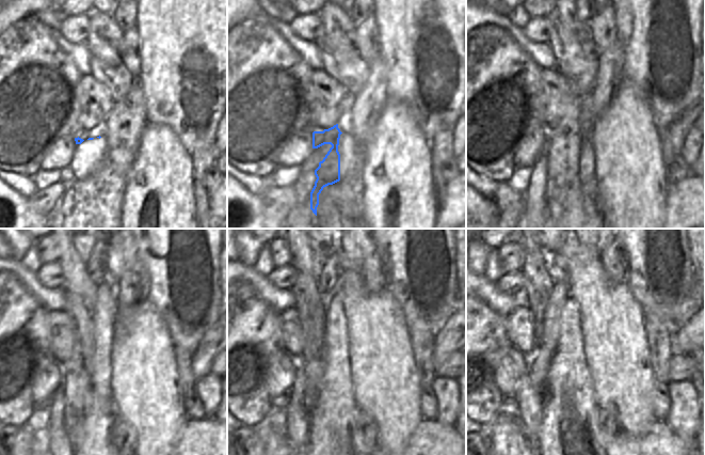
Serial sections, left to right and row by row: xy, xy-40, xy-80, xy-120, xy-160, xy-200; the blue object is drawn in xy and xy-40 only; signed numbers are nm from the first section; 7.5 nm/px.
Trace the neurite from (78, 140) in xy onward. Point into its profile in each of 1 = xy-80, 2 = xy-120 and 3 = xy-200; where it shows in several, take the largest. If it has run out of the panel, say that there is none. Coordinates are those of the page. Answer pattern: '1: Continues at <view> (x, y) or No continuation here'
1: Continues at xy-80 (562, 140)
2: Continues at xy-120 (77, 378)
3: Continues at xy-200 (537, 269).

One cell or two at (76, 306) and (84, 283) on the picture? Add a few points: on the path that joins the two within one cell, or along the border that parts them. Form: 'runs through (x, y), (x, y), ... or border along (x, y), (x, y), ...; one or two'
border along (77, 270), (67, 285), (90, 311); two

